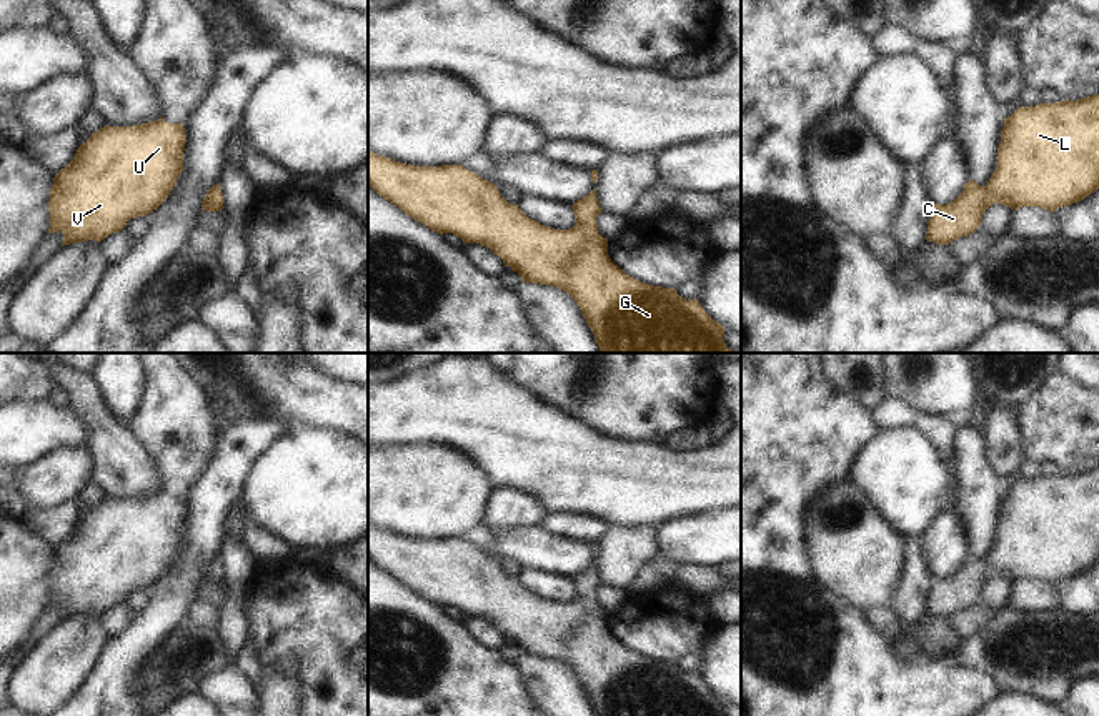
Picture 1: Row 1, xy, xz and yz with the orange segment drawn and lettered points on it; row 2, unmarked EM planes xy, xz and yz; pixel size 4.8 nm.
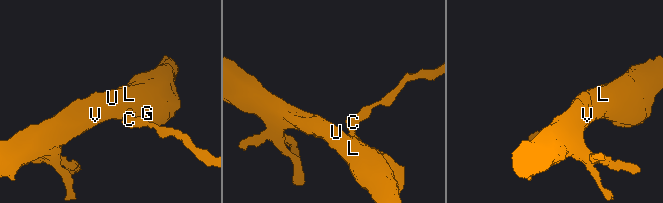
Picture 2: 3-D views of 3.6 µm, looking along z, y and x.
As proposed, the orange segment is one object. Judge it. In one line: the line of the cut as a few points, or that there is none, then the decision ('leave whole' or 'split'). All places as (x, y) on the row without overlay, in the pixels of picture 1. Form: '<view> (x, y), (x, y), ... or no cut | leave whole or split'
no cut | leave whole

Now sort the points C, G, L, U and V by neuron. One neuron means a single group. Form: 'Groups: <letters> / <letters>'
Groups: C G L U V

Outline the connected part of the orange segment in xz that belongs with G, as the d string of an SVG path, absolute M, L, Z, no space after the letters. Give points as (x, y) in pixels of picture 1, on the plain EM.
M368 521L368 558L430 603L490 621L523 654L566 664L578 676L596 716L724 716L724 701L698 673L686 673L674 661L634 653L611 634L608 613L598 606L596 589L601 581L594 563L571 579L576 598L554 603L528 591L518 578L500 568L498 559L463 538L406 538Z

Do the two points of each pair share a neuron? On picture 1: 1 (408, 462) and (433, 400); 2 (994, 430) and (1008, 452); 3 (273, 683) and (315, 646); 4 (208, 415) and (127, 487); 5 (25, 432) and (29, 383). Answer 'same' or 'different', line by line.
1: different
2: same
3: different
4: different
5: different

